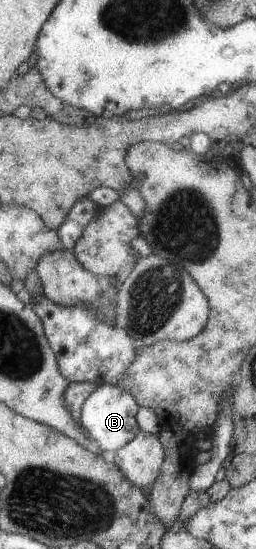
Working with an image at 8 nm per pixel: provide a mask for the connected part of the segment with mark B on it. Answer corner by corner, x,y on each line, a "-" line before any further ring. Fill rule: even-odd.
100,383
90,395
81,403
80,425
89,435
100,450
118,451
124,447
137,434
136,414
140,406
133,399
132,395
125,393
121,387

